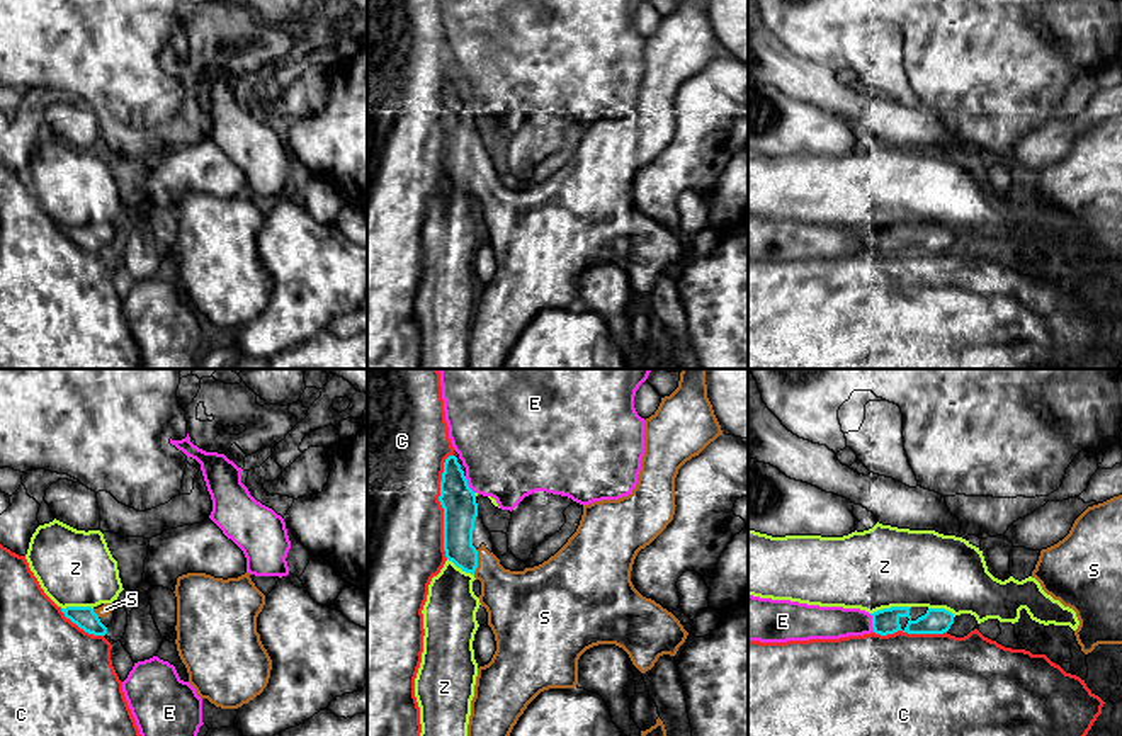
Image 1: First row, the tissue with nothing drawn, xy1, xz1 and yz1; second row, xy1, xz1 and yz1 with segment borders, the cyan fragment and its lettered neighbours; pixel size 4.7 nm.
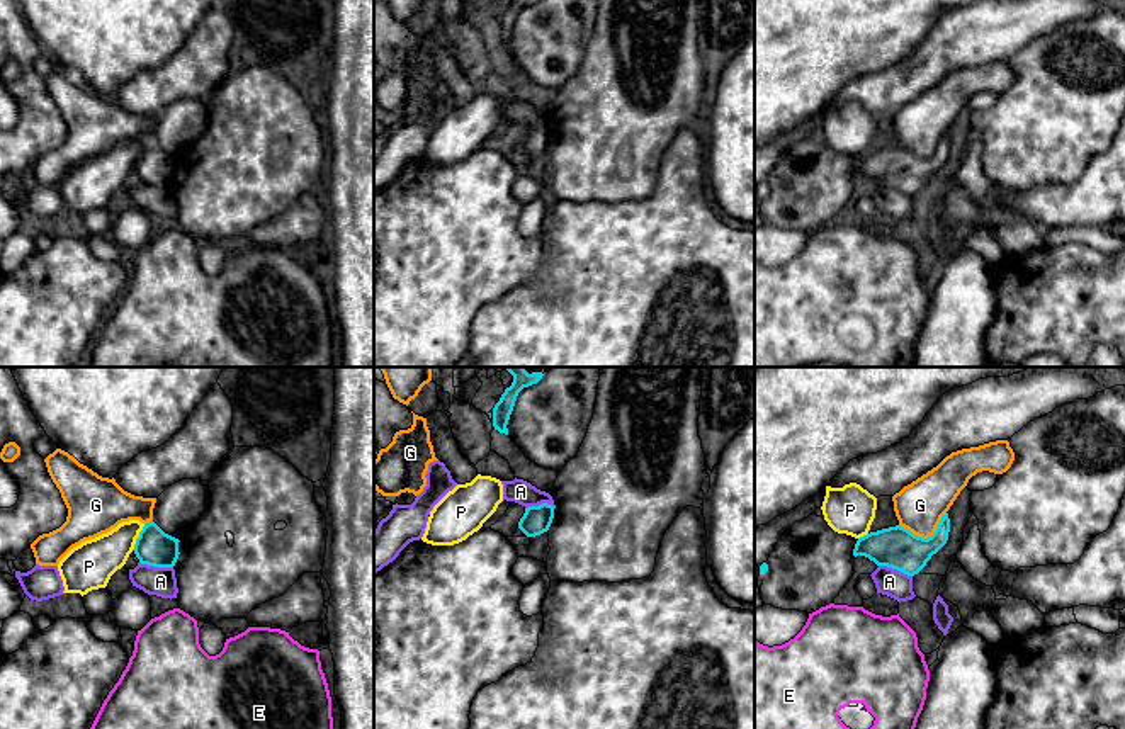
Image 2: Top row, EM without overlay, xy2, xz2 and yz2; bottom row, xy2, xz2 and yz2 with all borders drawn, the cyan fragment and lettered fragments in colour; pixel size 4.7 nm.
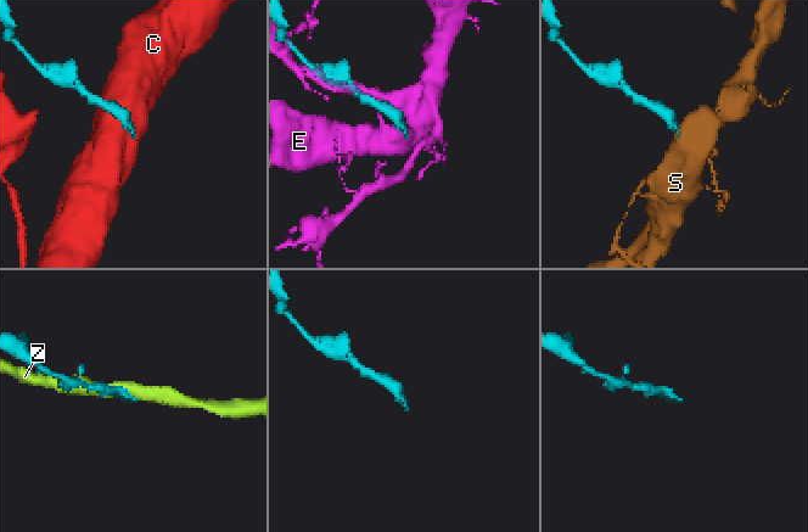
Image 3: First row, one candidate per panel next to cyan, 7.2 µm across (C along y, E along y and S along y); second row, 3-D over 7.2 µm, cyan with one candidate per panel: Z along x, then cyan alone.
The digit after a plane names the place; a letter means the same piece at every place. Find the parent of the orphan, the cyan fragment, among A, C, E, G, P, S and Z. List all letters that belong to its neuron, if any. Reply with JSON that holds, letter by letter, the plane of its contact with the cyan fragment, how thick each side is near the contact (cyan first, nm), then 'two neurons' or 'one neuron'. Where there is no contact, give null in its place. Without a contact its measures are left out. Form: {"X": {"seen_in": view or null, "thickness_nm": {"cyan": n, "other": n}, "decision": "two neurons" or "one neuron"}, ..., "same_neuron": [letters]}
{"A": {"seen_in": "xy2", "thickness_nm": {"cyan": 170, "other": 140}, "decision": "two neurons"}, "C": {"seen_in": "xz1", "thickness_nm": {"cyan": 160, "other": 500}, "decision": "two neurons"}, "E": {"seen_in": "yz1", "thickness_nm": {"cyan": 120, "other": 160}, "decision": "two neurons"}, "G": {"seen_in": "yz2", "thickness_nm": {"cyan": 200, "other": 220}, "decision": "two neurons"}, "P": {"seen_in": "xy2", "thickness_nm": {"cyan": 170, "other": 220}, "decision": "two neurons"}, "S": {"seen_in": "xz1", "thickness_nm": {"cyan": 160, "other": 280}, "decision": "one neuron"}, "Z": {"seen_in": "yz1", "thickness_nm": {"cyan": 130, "other": 380}, "decision": "two neurons"}, "same_neuron": ["S"]}

